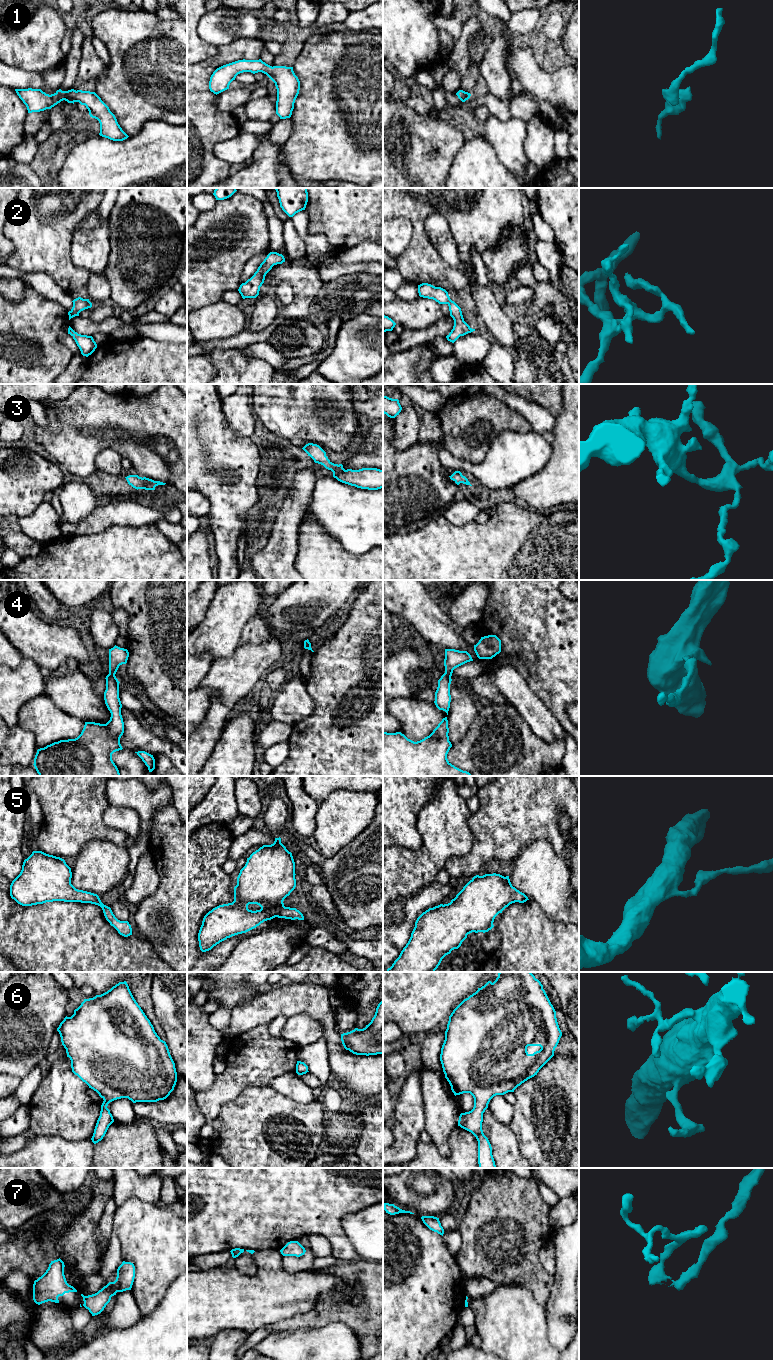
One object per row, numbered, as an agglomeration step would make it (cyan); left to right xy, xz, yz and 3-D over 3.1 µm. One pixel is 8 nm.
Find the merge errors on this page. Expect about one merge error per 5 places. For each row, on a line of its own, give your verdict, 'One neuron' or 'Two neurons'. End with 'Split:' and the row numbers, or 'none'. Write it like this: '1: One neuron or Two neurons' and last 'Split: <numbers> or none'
1: One neuron
2: One neuron
3: One neuron
4: One neuron
5: One neuron
6: One neuron
7: Two neurons
Split: 7

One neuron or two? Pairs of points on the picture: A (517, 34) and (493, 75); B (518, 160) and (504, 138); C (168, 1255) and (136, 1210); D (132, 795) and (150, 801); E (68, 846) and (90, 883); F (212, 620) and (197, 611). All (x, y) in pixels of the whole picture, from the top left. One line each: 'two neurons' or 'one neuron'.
A: one neuron
B: one neuron
C: one neuron
D: one neuron
E: two neurons
F: two neurons

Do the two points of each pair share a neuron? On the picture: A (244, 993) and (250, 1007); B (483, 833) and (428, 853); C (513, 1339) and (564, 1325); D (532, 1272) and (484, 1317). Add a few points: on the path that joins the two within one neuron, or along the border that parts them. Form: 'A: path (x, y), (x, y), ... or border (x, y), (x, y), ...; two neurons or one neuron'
A: border (261, 991), (254, 997), (243, 999), (231, 1011); two neurons
B: border (472, 814), (468, 821), (472, 846), (459, 857); two neurons
C: border (544, 1307), (547, 1339), (558, 1349); two neurons
D: border (498, 1285), (520, 1285), (526, 1288), (536, 1300); two neurons

